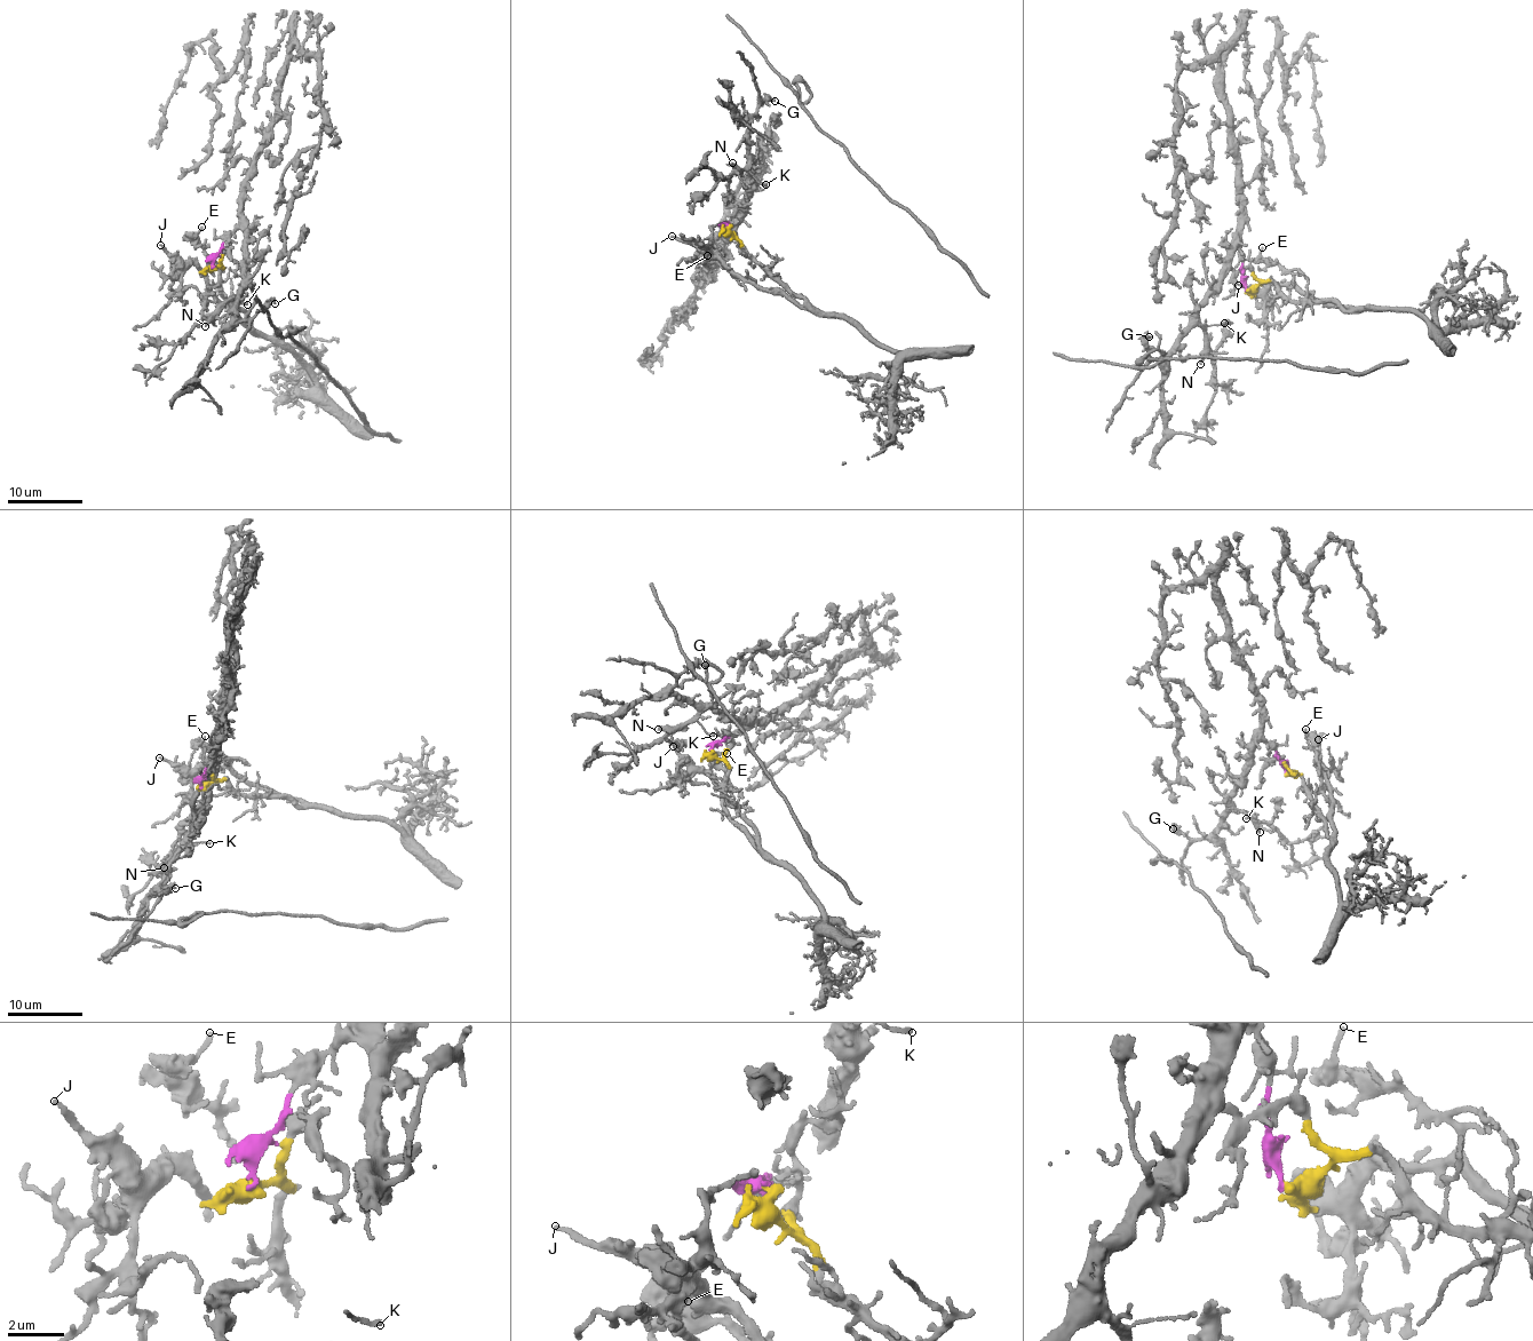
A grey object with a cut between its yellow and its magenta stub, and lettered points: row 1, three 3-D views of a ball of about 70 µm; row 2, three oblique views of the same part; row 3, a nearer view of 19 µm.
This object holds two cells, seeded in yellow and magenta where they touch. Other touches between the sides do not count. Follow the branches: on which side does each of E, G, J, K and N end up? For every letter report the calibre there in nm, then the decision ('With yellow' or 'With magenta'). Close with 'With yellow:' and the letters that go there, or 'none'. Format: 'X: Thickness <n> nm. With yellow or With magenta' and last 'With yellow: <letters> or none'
E: Thickness 160 nm. With yellow
G: Thickness 240 nm. With magenta
J: Thickness 170 nm. With yellow
K: Thickness 150 nm. With magenta
N: Thickness 150 nm. With magenta
With yellow: E, J

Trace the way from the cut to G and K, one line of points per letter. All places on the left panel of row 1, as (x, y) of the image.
G: (214, 266), (227, 240), (244, 232), (248, 267), (236, 317), (252, 318), (273, 303)
K: (214, 266), (214, 256), (227, 240), (238, 229), (244, 232), (248, 266), (243, 290), (233, 299), (247, 304)

